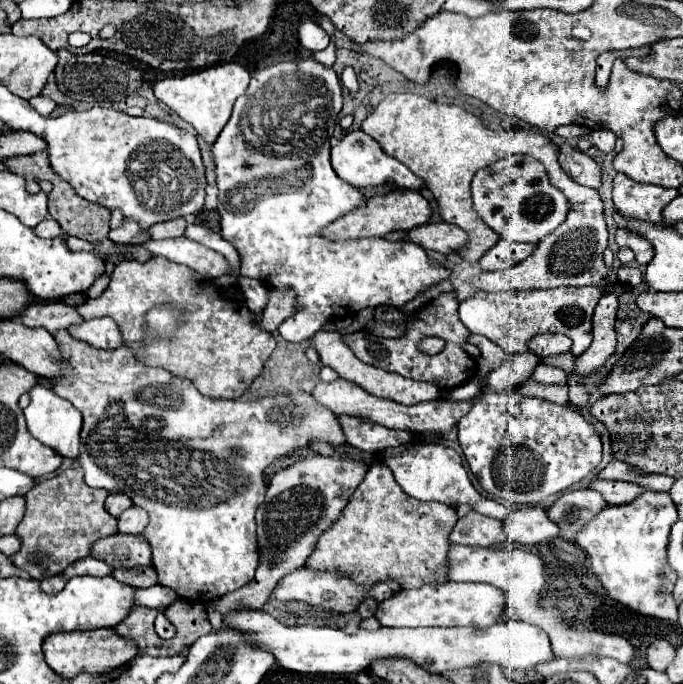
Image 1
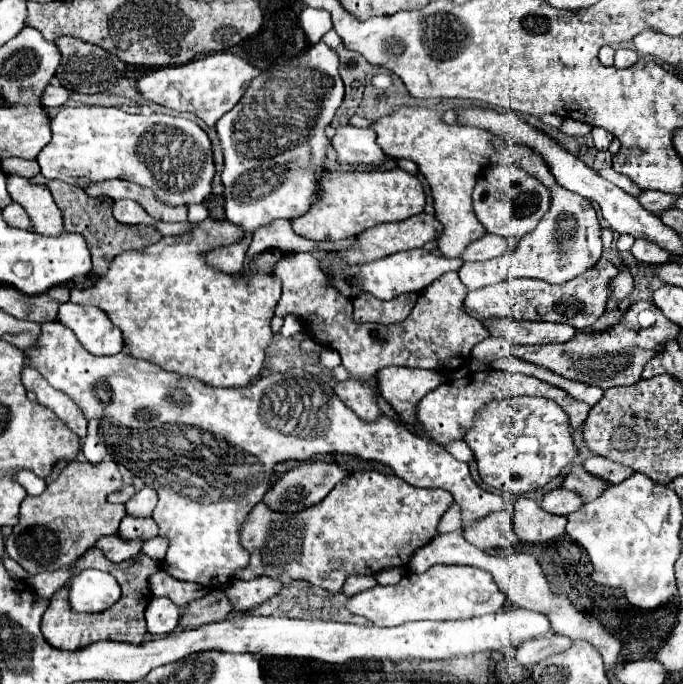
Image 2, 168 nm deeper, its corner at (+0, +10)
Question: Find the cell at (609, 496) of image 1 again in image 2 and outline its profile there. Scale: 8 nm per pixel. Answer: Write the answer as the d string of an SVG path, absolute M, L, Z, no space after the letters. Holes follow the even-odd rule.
M572 466L564 476L562 488L576 492L584 502L592 502L606 490L606 482L596 476L590 476L582 466Z

